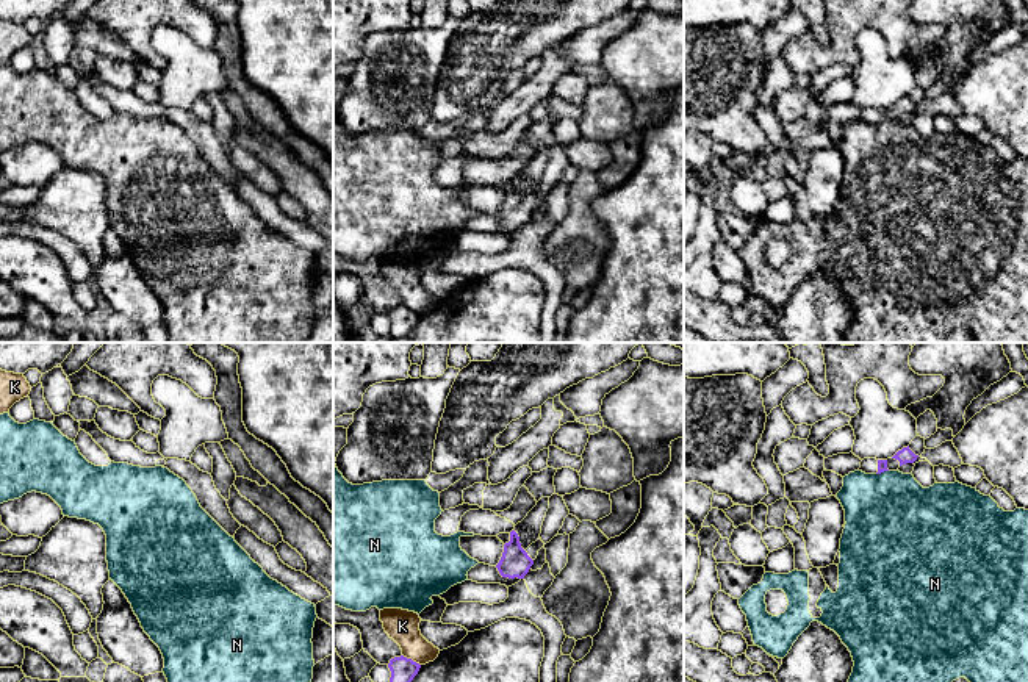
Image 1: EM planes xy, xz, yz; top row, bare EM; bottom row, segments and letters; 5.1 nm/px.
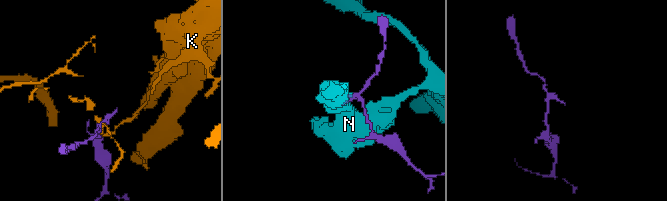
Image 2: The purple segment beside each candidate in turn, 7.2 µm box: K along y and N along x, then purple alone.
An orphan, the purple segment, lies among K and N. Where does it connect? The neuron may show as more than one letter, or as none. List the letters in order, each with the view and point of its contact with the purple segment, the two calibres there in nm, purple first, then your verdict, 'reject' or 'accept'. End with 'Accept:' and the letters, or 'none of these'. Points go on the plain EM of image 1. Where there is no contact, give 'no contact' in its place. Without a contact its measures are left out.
K: xz (410, 308) | 130/170 nm | reject
N: yz (881, 121) | 50/460 nm | reject
Accept: none of these

